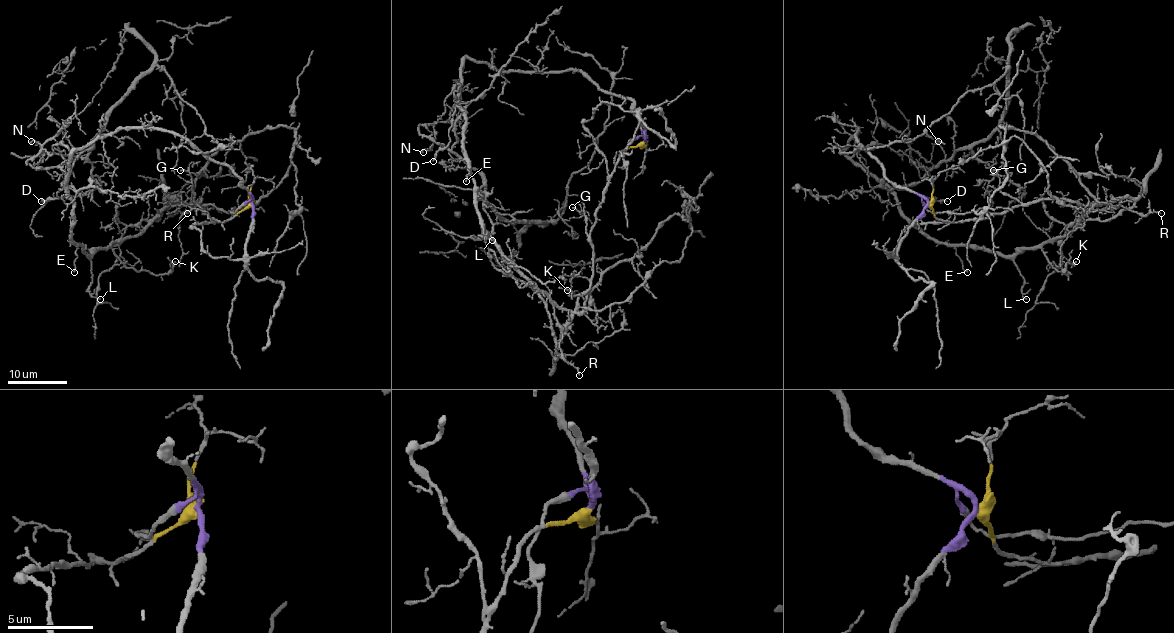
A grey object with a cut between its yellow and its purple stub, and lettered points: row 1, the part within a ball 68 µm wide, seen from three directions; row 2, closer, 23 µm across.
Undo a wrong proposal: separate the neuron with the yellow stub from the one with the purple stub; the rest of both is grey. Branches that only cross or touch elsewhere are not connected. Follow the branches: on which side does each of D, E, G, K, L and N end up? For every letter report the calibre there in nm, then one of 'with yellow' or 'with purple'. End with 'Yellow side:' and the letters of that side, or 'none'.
D: 160 nm thick; with purple
E: 110 nm thick; with purple
G: 130 nm thick; with yellow
K: 140 nm thick; with purple
L: 130 nm thick; with purple
N: 120 nm thick; with purple
Yellow side: G

